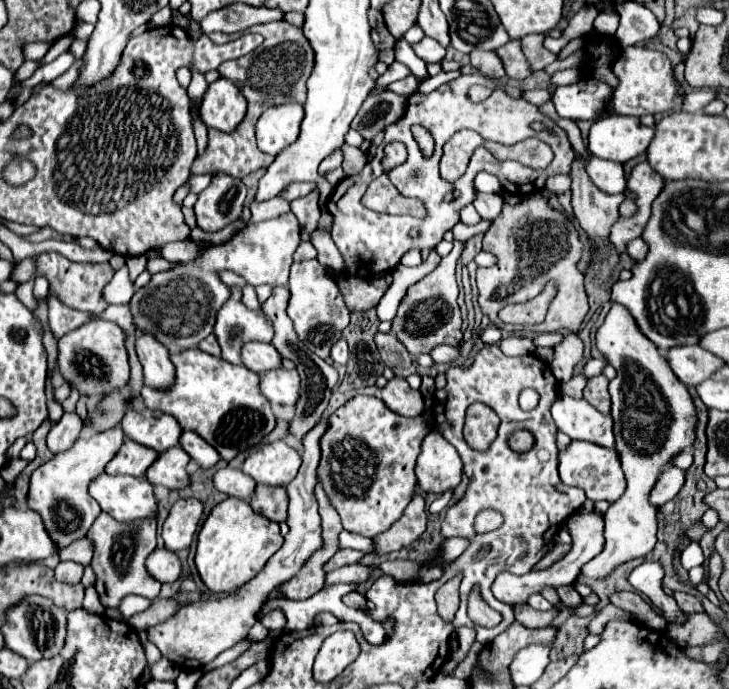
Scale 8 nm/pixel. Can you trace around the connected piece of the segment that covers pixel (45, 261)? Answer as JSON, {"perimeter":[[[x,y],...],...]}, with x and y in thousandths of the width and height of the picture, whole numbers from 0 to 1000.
{"perimeter":[[[64,366],[48,374],[34,374],[29,377],[18,395],[15,395],[15,406],[23,412],[32,412],[37,406],[48,406],[51,401],[62,401],[67,406],[67,427],[78,430],[89,444],[103,447],[103,450],[122,450],[128,456],[139,453],[147,447],[147,438],[139,430],[139,421],[144,412],[152,409],[155,403],[155,389],[150,386],[150,380],[139,380],[139,383],[117,383],[117,380],[97,380],[89,372],[78,369],[78,366]]]}

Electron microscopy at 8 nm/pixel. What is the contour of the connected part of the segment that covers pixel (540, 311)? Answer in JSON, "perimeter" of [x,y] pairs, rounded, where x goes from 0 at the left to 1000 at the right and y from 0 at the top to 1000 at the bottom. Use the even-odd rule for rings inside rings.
{"perimeter":[[[753,409],[748,412],[748,424],[739,427],[737,433],[731,433],[723,441],[704,441],[704,444],[693,444],[684,453],[684,462],[690,467],[704,467],[704,470],[737,470],[748,462],[748,453],[753,447],[753,438],[759,433],[759,424],[764,418],[756,415]],[[753,424],[753,427],[750,427]]]}

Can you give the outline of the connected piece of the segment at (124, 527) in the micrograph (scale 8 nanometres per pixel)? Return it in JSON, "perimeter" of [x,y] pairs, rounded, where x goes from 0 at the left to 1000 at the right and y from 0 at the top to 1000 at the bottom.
{"perimeter":[[[139,743],[136,752],[122,766],[119,778],[130,787],[130,804],[125,813],[125,821],[133,833],[130,853],[136,859],[139,877],[147,882],[160,882],[166,868],[174,862],[191,862],[204,871],[210,871],[218,862],[221,845],[215,845],[202,827],[199,813],[215,792],[215,775],[213,775],[213,755],[199,758],[160,758],[150,746]]]}

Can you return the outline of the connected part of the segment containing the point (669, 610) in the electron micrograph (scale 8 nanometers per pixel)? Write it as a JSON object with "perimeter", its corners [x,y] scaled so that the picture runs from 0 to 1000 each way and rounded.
{"perimeter":[[[885,816],[874,824],[868,824],[868,830],[860,836],[863,848],[877,856],[879,862],[890,865],[896,880],[901,880],[909,894],[915,897],[915,903],[937,903],[940,894],[937,888],[929,882],[926,871],[920,865],[915,865],[915,859],[909,856],[909,824],[904,816]]]}

